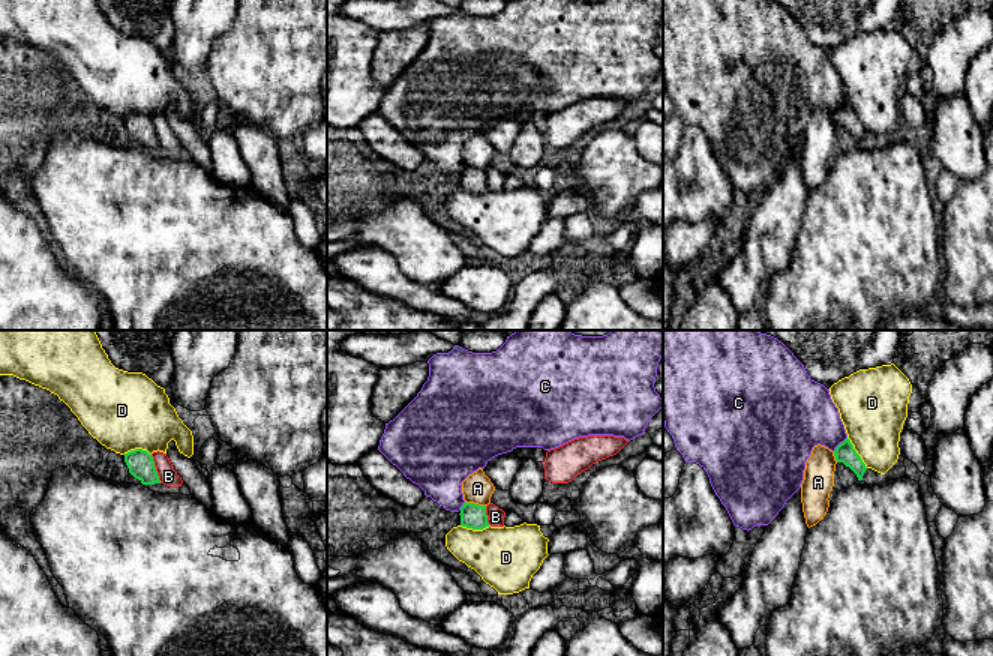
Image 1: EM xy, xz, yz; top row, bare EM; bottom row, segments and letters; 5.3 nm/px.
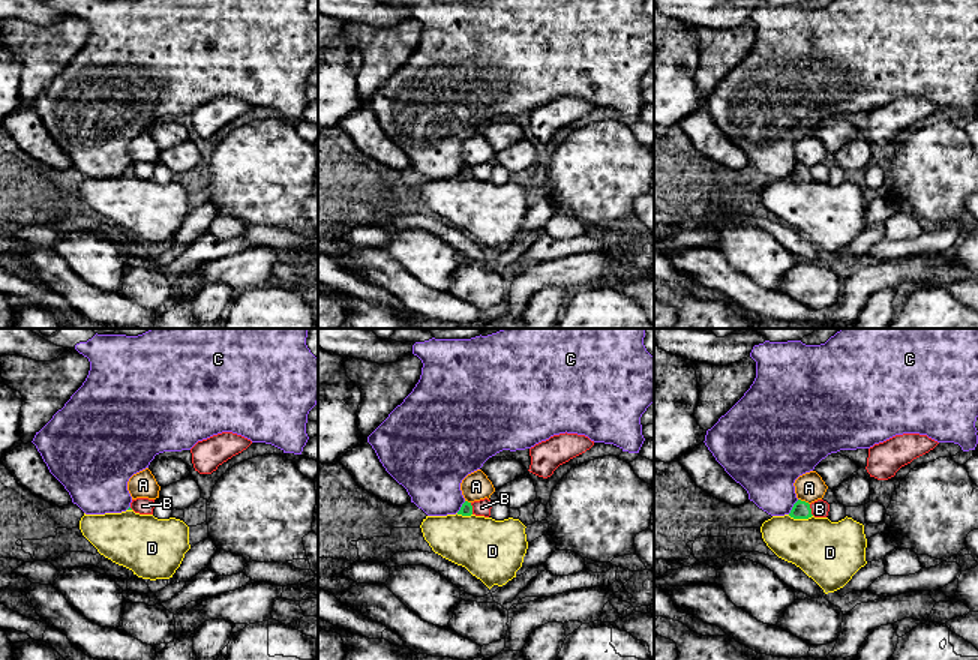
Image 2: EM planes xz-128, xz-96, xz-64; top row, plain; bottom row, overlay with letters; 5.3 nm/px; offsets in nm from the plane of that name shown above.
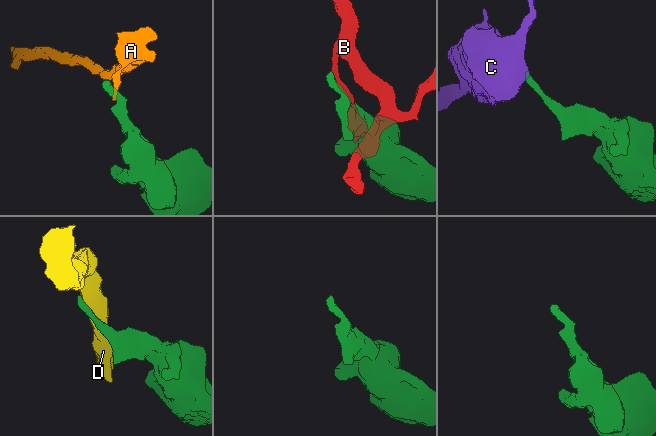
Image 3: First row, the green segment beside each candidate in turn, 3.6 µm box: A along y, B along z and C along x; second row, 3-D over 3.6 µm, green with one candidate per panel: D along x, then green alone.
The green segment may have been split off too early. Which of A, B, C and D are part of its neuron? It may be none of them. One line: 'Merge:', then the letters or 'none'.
Merge: none

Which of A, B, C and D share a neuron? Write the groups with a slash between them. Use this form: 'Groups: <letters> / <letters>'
Groups: A / B / C / D

